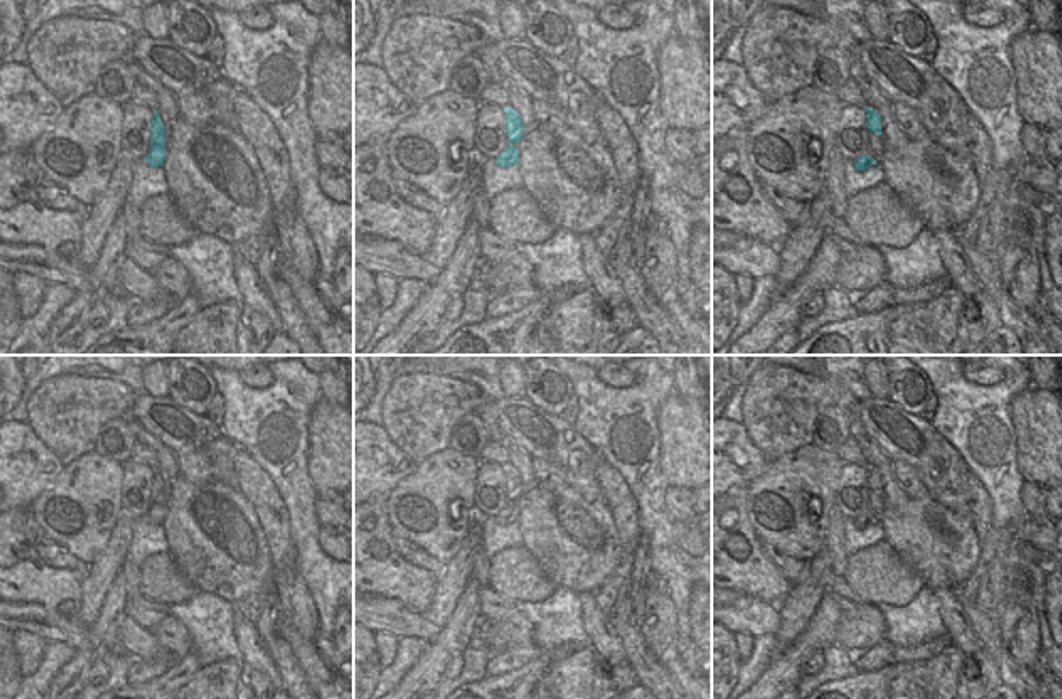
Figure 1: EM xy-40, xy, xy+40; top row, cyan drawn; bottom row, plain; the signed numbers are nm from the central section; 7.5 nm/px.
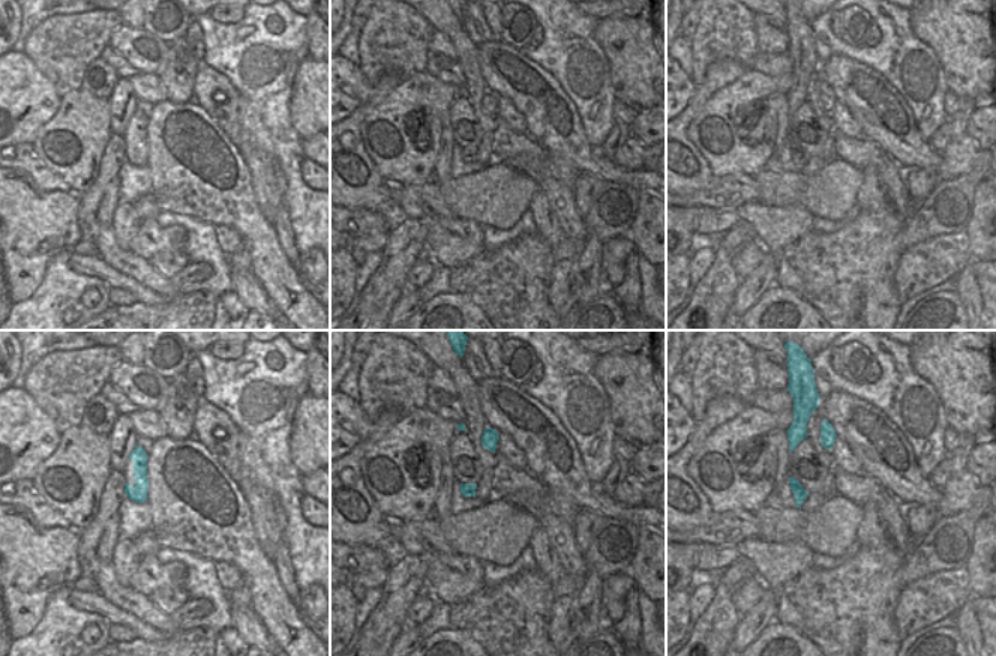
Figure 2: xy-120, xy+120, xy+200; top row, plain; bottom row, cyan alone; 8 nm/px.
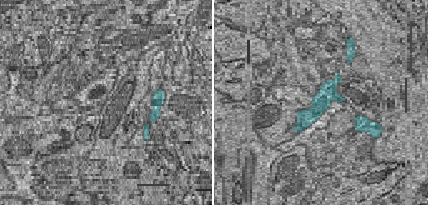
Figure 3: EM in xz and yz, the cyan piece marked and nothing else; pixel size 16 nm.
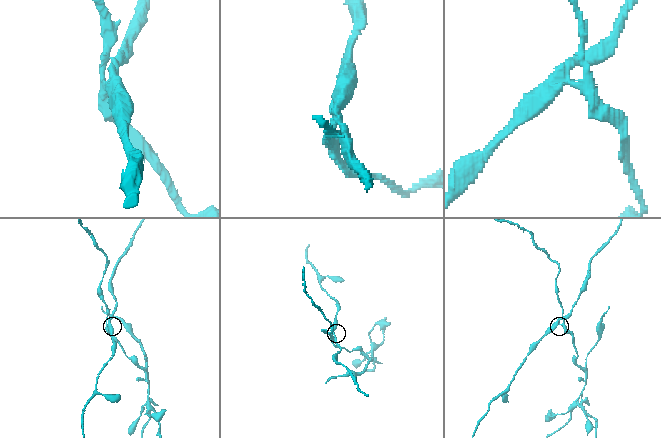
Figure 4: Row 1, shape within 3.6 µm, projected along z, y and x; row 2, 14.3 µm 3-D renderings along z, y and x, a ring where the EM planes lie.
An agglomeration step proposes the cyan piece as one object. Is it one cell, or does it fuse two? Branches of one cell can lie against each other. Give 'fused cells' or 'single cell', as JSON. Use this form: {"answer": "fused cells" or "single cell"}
{"answer": "fused cells"}

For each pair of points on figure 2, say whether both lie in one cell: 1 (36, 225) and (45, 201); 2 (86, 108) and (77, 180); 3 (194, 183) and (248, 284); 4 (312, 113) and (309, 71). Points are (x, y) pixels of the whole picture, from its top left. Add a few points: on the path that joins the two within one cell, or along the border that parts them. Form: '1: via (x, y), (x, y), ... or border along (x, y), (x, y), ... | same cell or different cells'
1: via (42, 219), (45, 207) | same cell
2: via (84, 126), (84, 152), (78, 162) | same cell
3: border along (251, 269), (270, 302) | different cells
4: via (312, 102), (312, 81) | same cell

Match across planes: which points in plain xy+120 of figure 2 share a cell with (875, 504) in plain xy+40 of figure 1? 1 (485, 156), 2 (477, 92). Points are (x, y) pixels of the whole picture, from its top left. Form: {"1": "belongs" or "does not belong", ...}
{"1": "belongs", "2": "belongs"}

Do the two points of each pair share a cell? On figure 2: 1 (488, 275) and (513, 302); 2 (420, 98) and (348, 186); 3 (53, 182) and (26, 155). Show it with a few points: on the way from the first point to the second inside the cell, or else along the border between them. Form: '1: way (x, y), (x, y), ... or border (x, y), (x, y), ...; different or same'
1: way (494, 281), (509, 296); same
2: border (362, 123), (362, 146), (386, 182); different
3: way (45, 177), (30, 162); same

